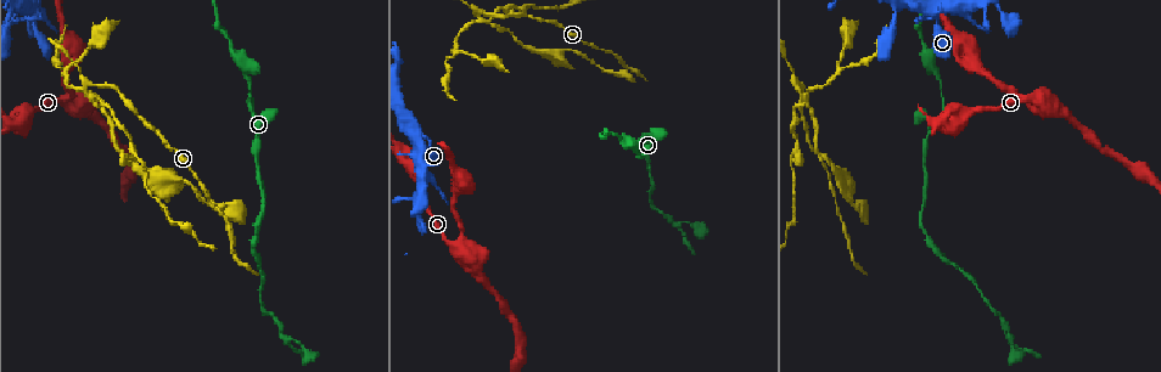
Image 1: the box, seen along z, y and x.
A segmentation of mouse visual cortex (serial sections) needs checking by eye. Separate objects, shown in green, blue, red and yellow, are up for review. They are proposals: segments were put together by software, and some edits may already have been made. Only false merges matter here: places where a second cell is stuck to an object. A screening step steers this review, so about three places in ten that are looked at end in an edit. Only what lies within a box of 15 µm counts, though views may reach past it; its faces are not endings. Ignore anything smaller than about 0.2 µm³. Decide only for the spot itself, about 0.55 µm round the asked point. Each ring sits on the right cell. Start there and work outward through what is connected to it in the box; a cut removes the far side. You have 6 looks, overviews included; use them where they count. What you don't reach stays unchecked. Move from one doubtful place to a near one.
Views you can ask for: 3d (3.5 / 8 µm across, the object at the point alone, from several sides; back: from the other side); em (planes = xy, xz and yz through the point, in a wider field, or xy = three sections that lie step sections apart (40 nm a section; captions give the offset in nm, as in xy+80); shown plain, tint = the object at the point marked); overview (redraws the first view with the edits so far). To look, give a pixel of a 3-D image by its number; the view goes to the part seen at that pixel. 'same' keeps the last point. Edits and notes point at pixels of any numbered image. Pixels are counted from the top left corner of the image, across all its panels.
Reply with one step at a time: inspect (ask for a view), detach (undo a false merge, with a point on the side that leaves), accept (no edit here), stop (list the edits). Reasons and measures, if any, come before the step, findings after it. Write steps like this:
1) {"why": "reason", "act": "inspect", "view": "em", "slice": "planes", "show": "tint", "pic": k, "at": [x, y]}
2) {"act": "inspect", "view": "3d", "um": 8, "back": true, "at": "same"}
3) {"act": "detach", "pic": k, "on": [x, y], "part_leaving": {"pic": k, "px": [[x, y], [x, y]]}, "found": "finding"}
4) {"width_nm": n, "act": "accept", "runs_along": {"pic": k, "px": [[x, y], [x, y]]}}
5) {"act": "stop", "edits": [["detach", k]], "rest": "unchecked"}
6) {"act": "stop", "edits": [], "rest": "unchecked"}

{"why": "thin neck", "act": "inspect", "view": "3d", "um": 3.5, "back": true, "pic": 1, "at": [921, 219]}

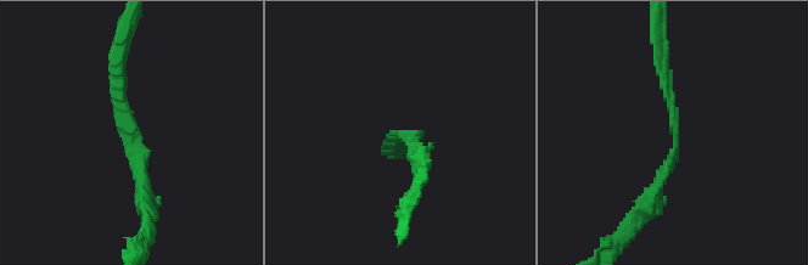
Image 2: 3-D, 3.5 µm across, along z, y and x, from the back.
{"arm_widths_nm": [150, 200], "act": "inspect", "view": "em", "slice": "xy", "step": 1, "show": "tint", "pic": 2, "at": [673, 143]}

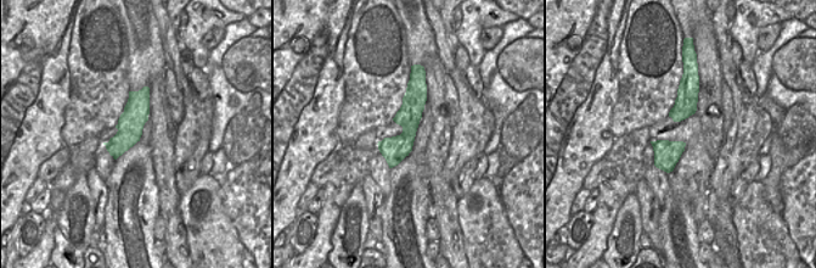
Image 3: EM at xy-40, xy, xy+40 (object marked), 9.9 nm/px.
{"act": "inspect", "view": "em", "slice": "xy", "step": 2, "show": "tint", "at": "same"}

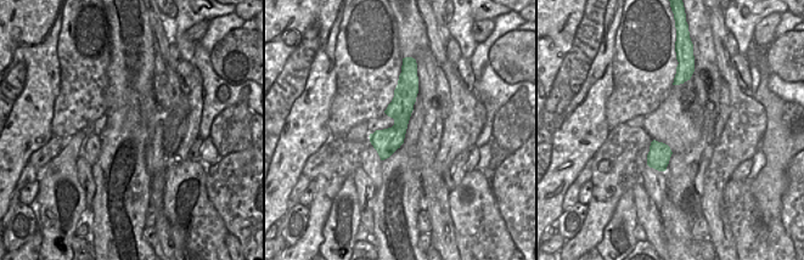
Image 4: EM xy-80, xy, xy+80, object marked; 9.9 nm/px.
{"act": "accept", "runs_along": {"pic": 2, "px": [[118, 66], [149, 212]]}, "found": "all the same cell"}

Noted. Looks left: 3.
{"why": "four or more arms meet", "act": "inspect", "view": "3d", "um": 3.5, "back": true, "pic": 1, "at": [88, 92]}

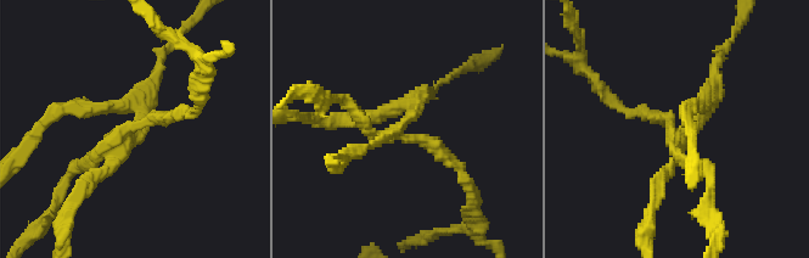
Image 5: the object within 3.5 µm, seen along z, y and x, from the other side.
{"act": "inspect", "view": "em", "slice": "xy", "step": 1, "show": "tint", "pic": 5, "at": [132, 132]}

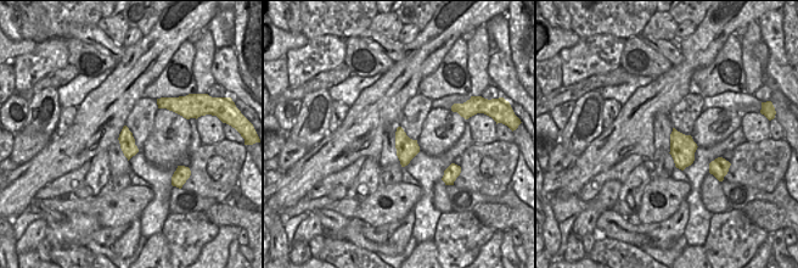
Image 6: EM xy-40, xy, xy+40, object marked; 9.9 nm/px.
{"why": "cut it another way", "act": "inspect", "view": "em", "slice": "planes", "show": "tint", "at": "same"}

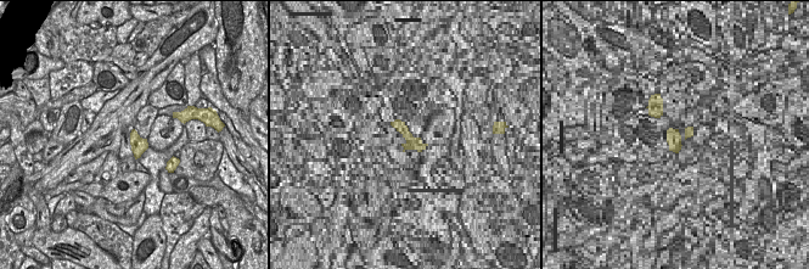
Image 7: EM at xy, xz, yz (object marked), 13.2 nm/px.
{"act": "detach", "pic": 5, "on": [152, 117], "found": "a second cell is stuck on"}

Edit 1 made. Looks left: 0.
{"act": "stop", "edits": [["detach", 5]], "rest": "unchecked"}

